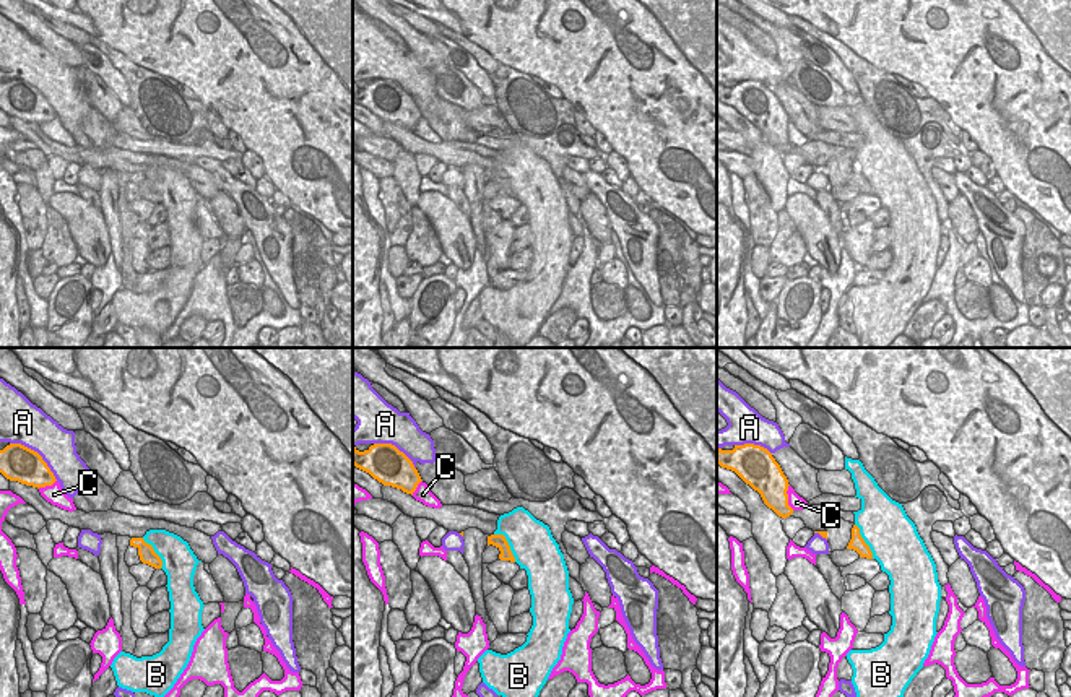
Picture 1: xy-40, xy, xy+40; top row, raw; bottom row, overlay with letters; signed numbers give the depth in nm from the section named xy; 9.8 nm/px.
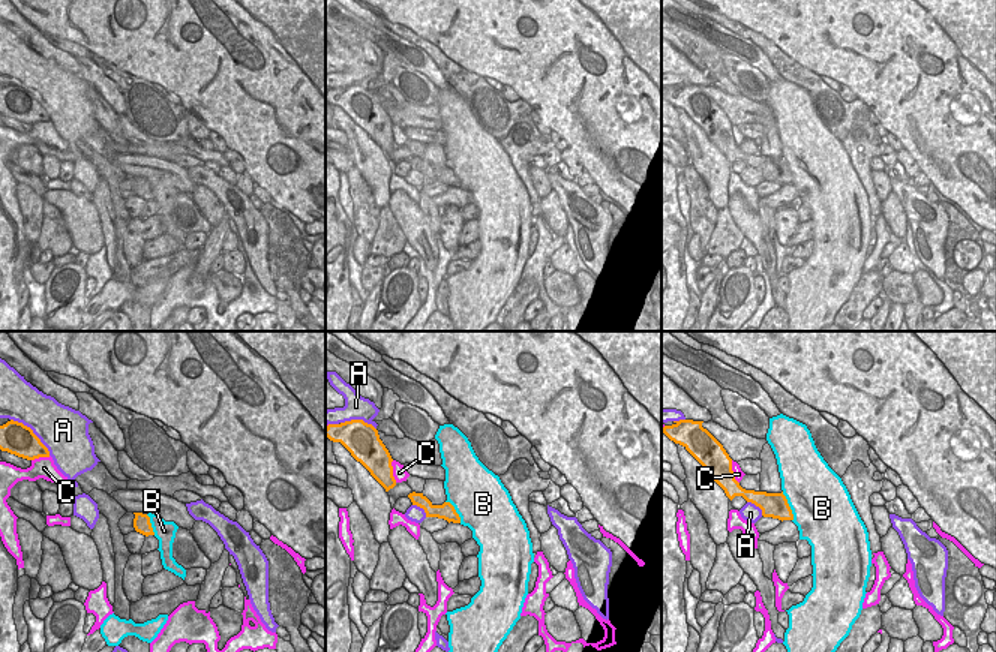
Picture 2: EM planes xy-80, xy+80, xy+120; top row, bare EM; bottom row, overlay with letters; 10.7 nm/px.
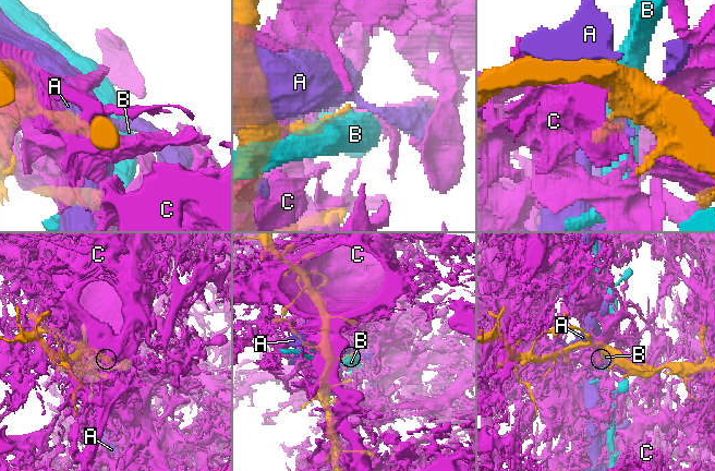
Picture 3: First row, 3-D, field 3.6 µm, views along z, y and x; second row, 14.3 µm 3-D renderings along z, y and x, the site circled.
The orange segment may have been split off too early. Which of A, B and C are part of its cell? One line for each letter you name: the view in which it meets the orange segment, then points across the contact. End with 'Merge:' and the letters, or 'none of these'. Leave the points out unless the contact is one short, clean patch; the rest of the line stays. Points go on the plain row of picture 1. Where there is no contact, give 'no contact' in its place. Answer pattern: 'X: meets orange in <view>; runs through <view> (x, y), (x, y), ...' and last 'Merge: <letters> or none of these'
Merge: none of these

